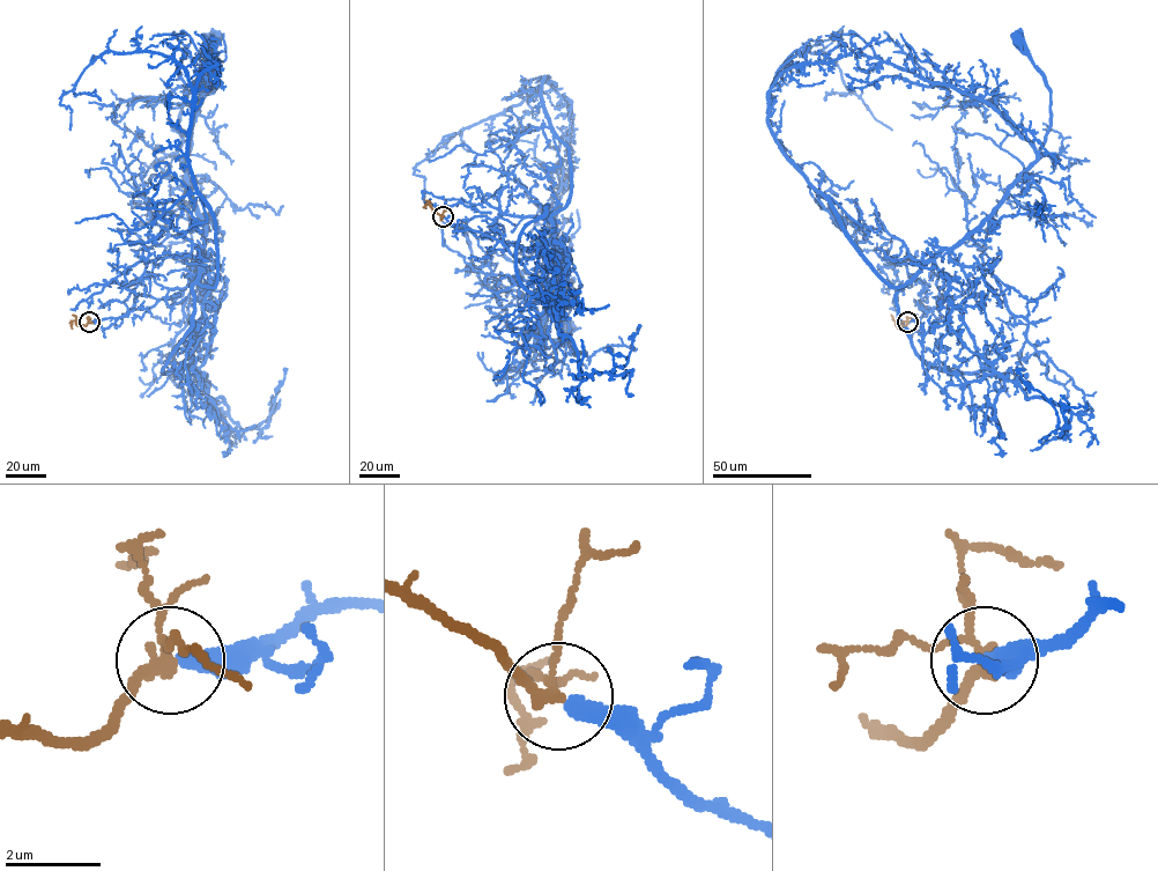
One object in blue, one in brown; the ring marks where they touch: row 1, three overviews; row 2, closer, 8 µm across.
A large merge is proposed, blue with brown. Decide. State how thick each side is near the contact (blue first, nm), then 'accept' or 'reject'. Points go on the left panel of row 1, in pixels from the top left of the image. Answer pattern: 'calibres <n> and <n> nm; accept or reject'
calibres 360 and 180 nm; accept

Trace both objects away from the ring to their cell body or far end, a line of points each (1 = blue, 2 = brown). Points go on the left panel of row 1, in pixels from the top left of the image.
1: (89, 322), (148, 309), (187, 285), (203, 243), (205, 219), (177, 153), (178, 126), (184, 96), (216, 38)
2: (89, 322), (79, 326), (74, 320), (72, 329)

